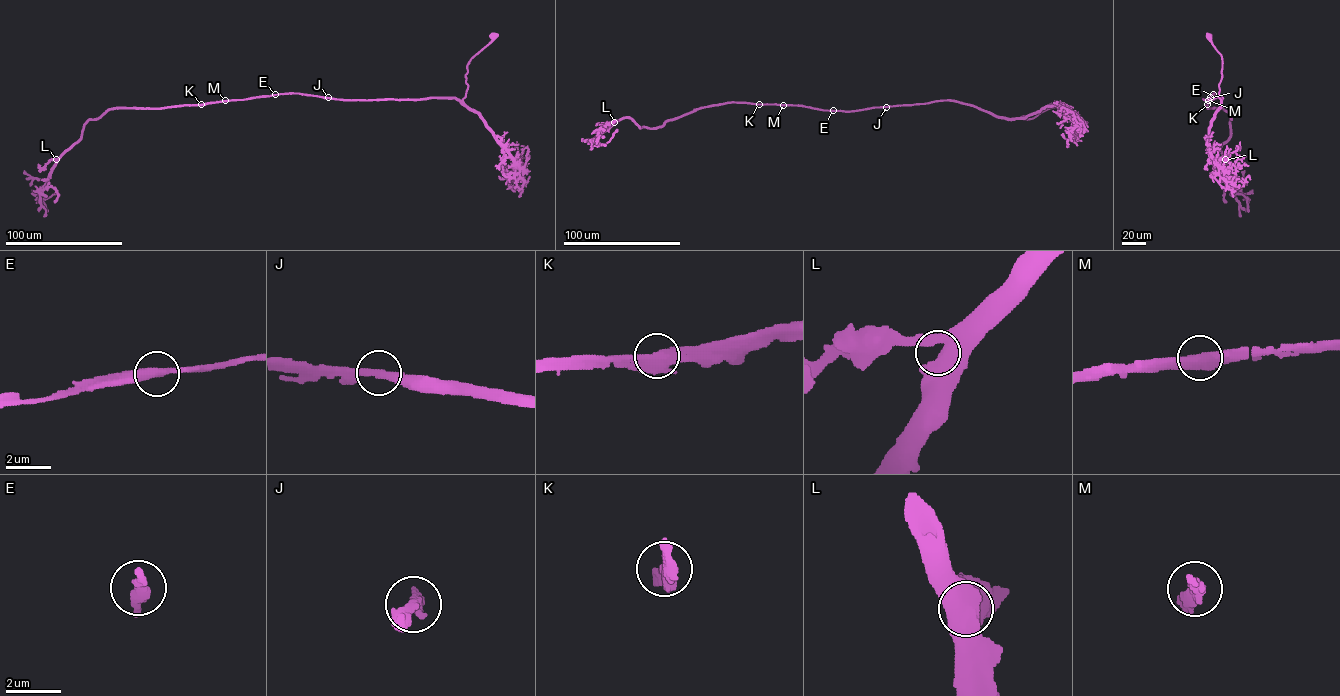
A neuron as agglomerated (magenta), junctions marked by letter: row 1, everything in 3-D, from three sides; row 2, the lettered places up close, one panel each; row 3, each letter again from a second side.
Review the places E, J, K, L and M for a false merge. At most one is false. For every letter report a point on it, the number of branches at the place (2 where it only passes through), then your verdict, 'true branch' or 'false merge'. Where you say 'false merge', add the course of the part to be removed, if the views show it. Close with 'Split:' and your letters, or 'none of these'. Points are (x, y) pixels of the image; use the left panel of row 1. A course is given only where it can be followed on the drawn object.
E: (275, 94) | 2 | true branch
J: (328, 97) | 2 | true branch
K: (201, 104) | 2 | true branch
L: (56, 159) | 2 | true branch
M: (225, 100) | 2 | true branch
Split: none of these

